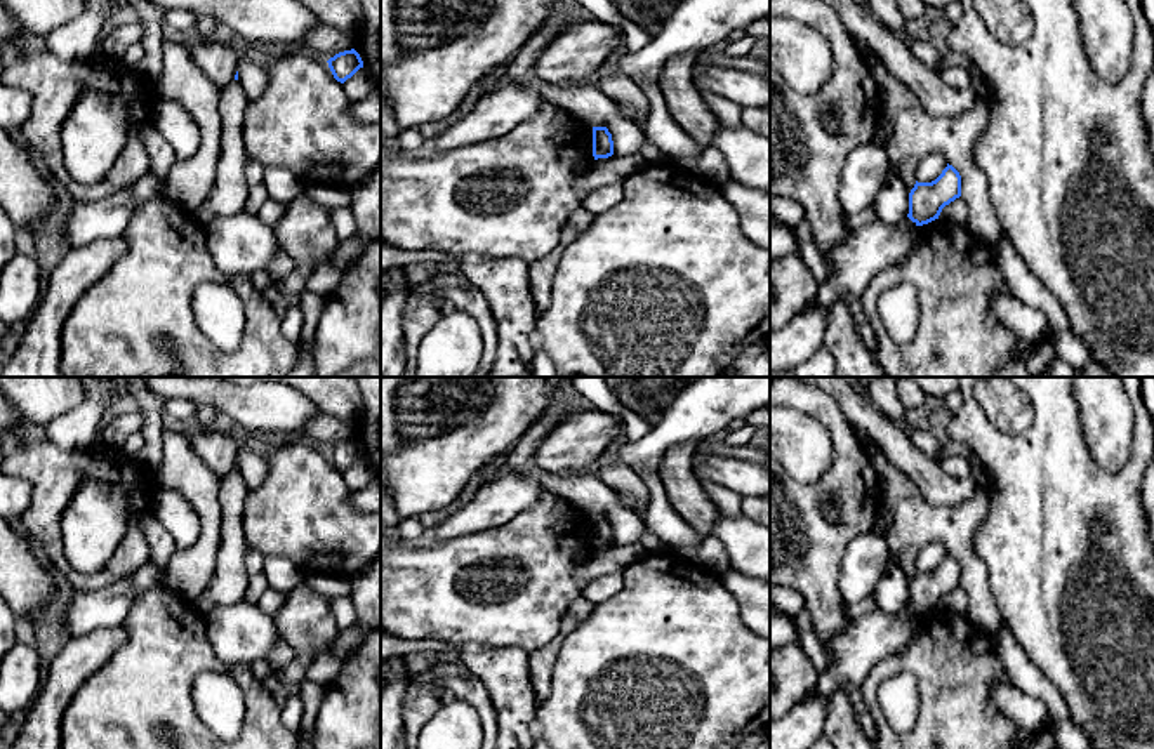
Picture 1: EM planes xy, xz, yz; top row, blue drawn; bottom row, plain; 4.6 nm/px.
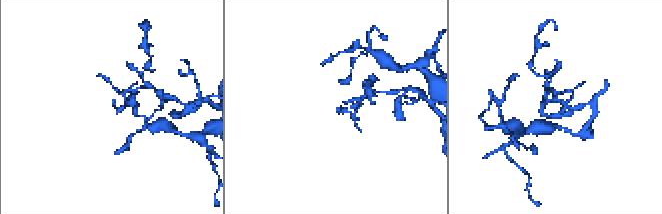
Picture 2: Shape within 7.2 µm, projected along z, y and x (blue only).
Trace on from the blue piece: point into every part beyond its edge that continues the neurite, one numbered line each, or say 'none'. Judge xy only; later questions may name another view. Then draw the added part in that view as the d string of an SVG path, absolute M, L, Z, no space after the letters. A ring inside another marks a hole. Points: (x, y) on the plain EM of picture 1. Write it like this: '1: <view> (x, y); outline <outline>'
none

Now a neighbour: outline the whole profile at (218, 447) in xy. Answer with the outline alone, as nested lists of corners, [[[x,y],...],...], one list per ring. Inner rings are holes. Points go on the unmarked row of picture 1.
[[[228,422],[214,429],[200,429],[189,436],[195,454],[219,476],[235,471],[236,452],[242,445],[240,431]]]

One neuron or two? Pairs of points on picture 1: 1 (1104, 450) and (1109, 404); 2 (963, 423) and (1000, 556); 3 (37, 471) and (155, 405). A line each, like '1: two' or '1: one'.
1: one
2: one
3: two

